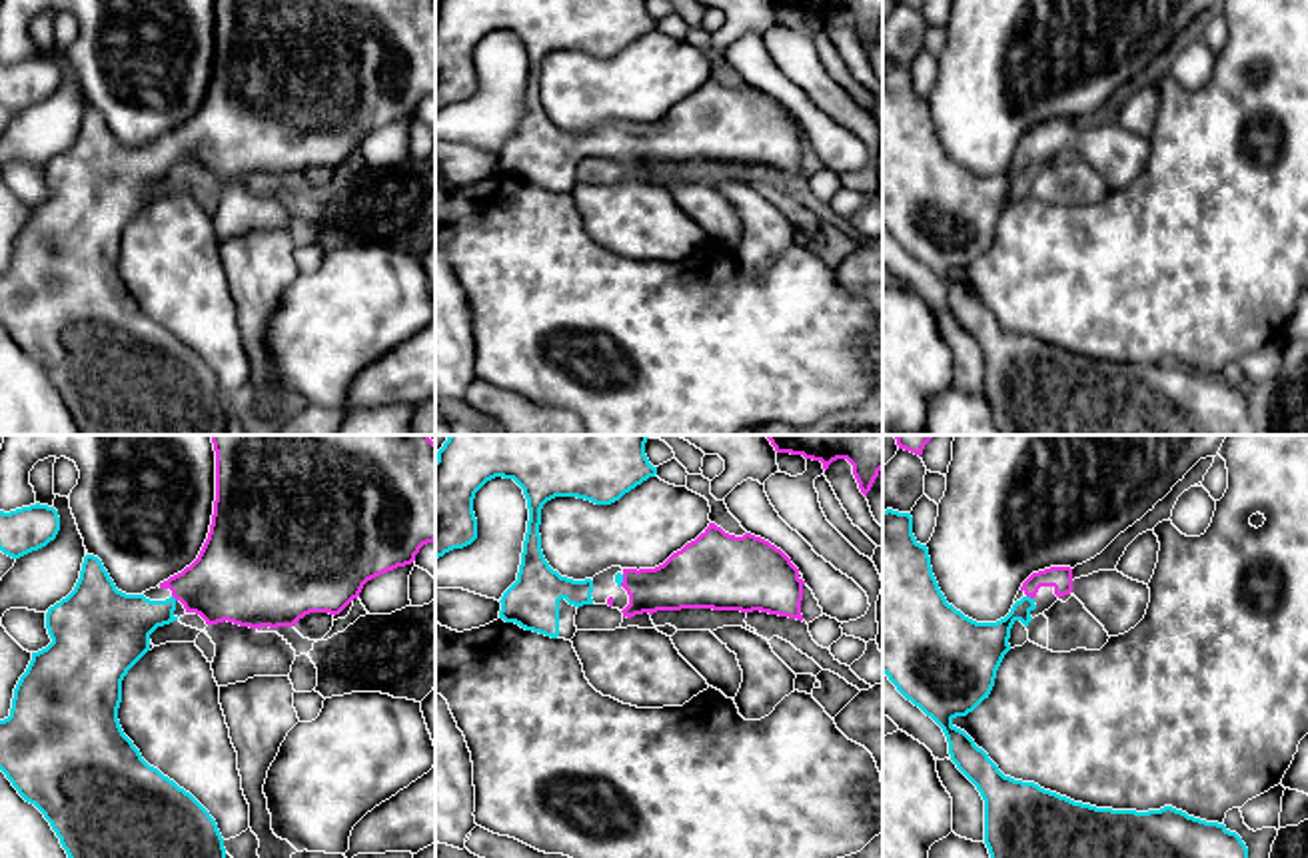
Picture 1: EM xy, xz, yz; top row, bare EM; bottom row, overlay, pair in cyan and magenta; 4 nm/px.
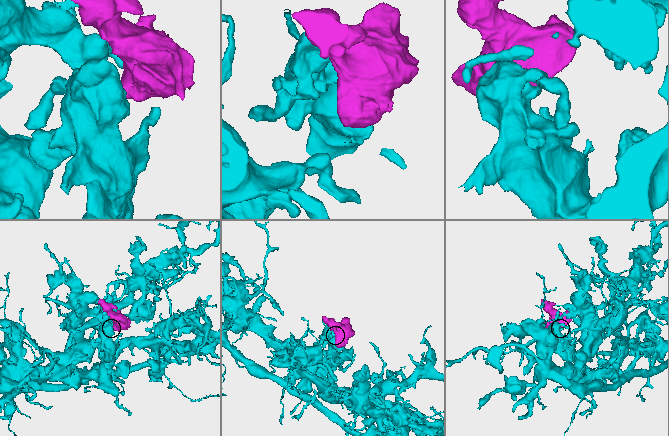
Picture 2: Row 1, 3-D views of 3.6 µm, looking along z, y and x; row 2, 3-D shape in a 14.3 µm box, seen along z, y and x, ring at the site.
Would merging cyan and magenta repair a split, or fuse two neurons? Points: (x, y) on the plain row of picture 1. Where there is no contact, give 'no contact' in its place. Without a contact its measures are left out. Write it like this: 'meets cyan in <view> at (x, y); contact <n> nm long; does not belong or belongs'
meets cyan in yz at (1029, 150); contact 40 nm long; belongs

